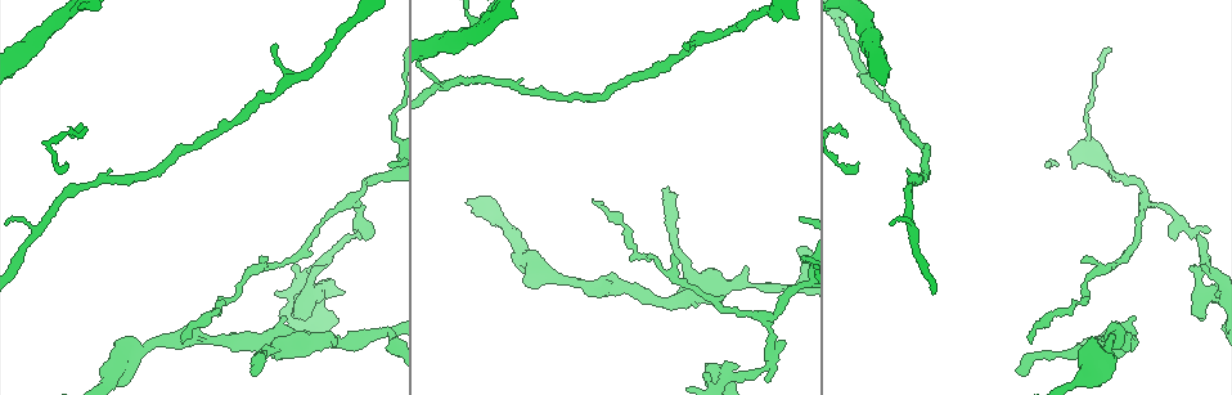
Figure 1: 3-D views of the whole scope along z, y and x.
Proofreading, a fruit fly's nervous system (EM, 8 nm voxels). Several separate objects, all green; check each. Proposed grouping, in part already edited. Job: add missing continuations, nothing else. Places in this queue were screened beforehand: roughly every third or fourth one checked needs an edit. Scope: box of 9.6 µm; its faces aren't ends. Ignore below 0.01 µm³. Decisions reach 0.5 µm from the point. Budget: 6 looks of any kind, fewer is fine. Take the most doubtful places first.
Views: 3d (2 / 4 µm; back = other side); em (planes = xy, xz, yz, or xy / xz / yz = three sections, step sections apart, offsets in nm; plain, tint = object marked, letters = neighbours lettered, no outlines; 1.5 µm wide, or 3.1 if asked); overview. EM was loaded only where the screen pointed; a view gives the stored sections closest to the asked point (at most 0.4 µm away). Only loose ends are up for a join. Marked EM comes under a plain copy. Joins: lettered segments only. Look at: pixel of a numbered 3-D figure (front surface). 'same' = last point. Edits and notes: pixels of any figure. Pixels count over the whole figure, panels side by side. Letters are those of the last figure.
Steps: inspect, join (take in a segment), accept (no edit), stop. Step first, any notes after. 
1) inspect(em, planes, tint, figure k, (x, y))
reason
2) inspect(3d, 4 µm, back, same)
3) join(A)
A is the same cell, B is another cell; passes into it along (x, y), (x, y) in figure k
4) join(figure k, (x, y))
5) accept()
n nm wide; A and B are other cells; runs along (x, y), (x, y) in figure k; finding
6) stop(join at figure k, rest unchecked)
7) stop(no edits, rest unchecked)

inspect(em, xz, step 4, tint, figure 1, (1016, 368))
long arm stops here

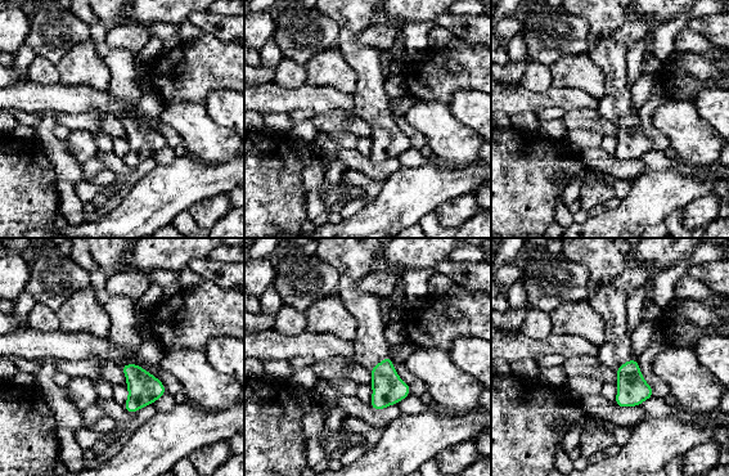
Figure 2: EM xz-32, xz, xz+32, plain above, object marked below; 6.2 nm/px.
inspect(em, planes, letters, same)
another direction

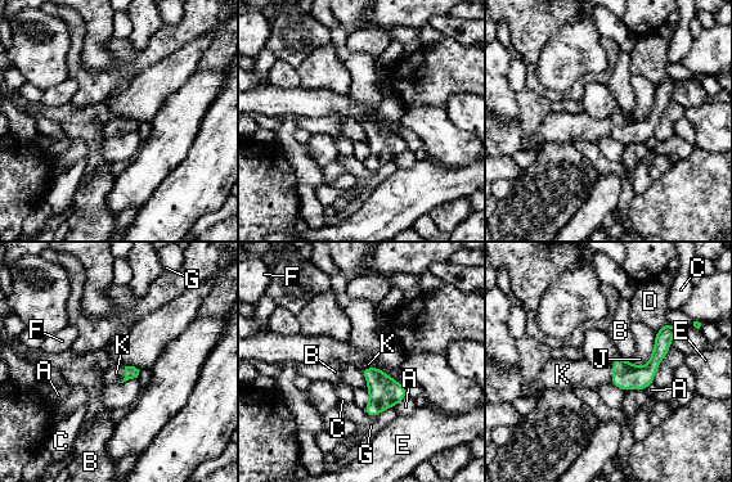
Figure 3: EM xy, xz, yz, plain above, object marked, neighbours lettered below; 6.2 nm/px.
join(K)
K is the same cell, A, B, C, D, E, F, G and J are other cells; passes into it along (130, 372), (125, 375), (116, 373) in figure 3; it goes on there

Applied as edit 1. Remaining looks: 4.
inspect(overview)

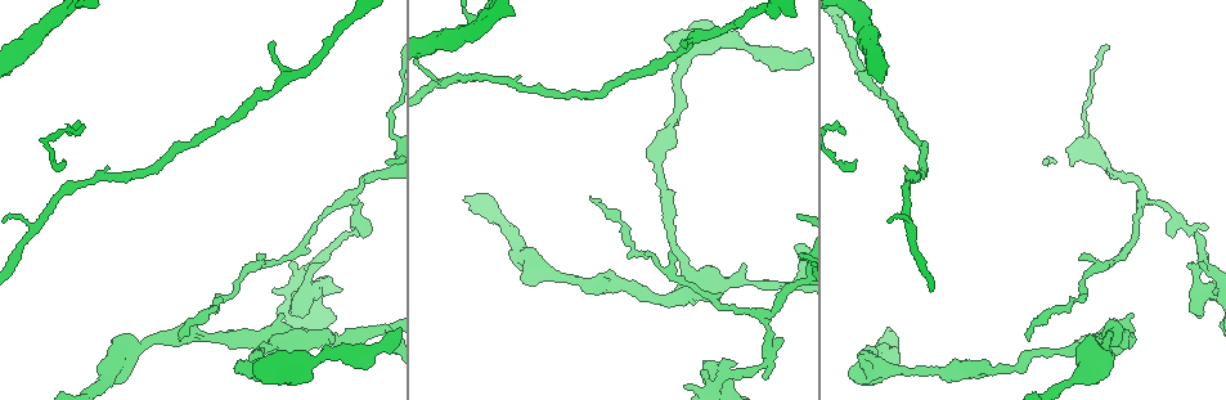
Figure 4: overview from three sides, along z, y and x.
inspect(em, yz, step 4, tint, figure 4, (664, 37))
thick end

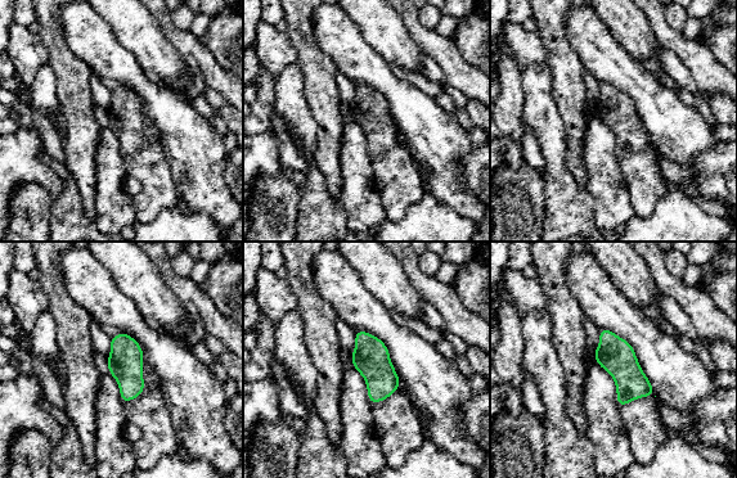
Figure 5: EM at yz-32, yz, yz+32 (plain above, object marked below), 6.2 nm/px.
inspect(em, yz, step 4, letters, same)

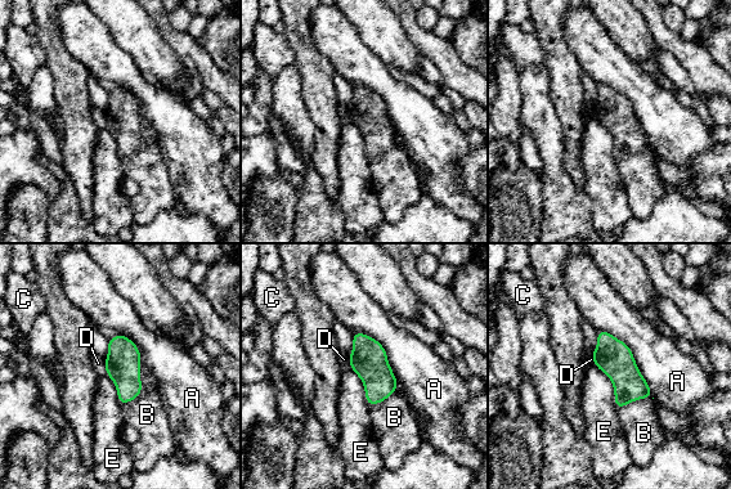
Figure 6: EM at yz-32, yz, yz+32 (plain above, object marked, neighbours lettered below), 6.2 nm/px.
accept()
A touches over 550 nm; A, B, C, D and E are other cells; border along (142, 360), (140, 393), (121, 405) in figure 6; none of them fits

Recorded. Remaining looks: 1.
stop(join at figure 3, rest unchecked)

